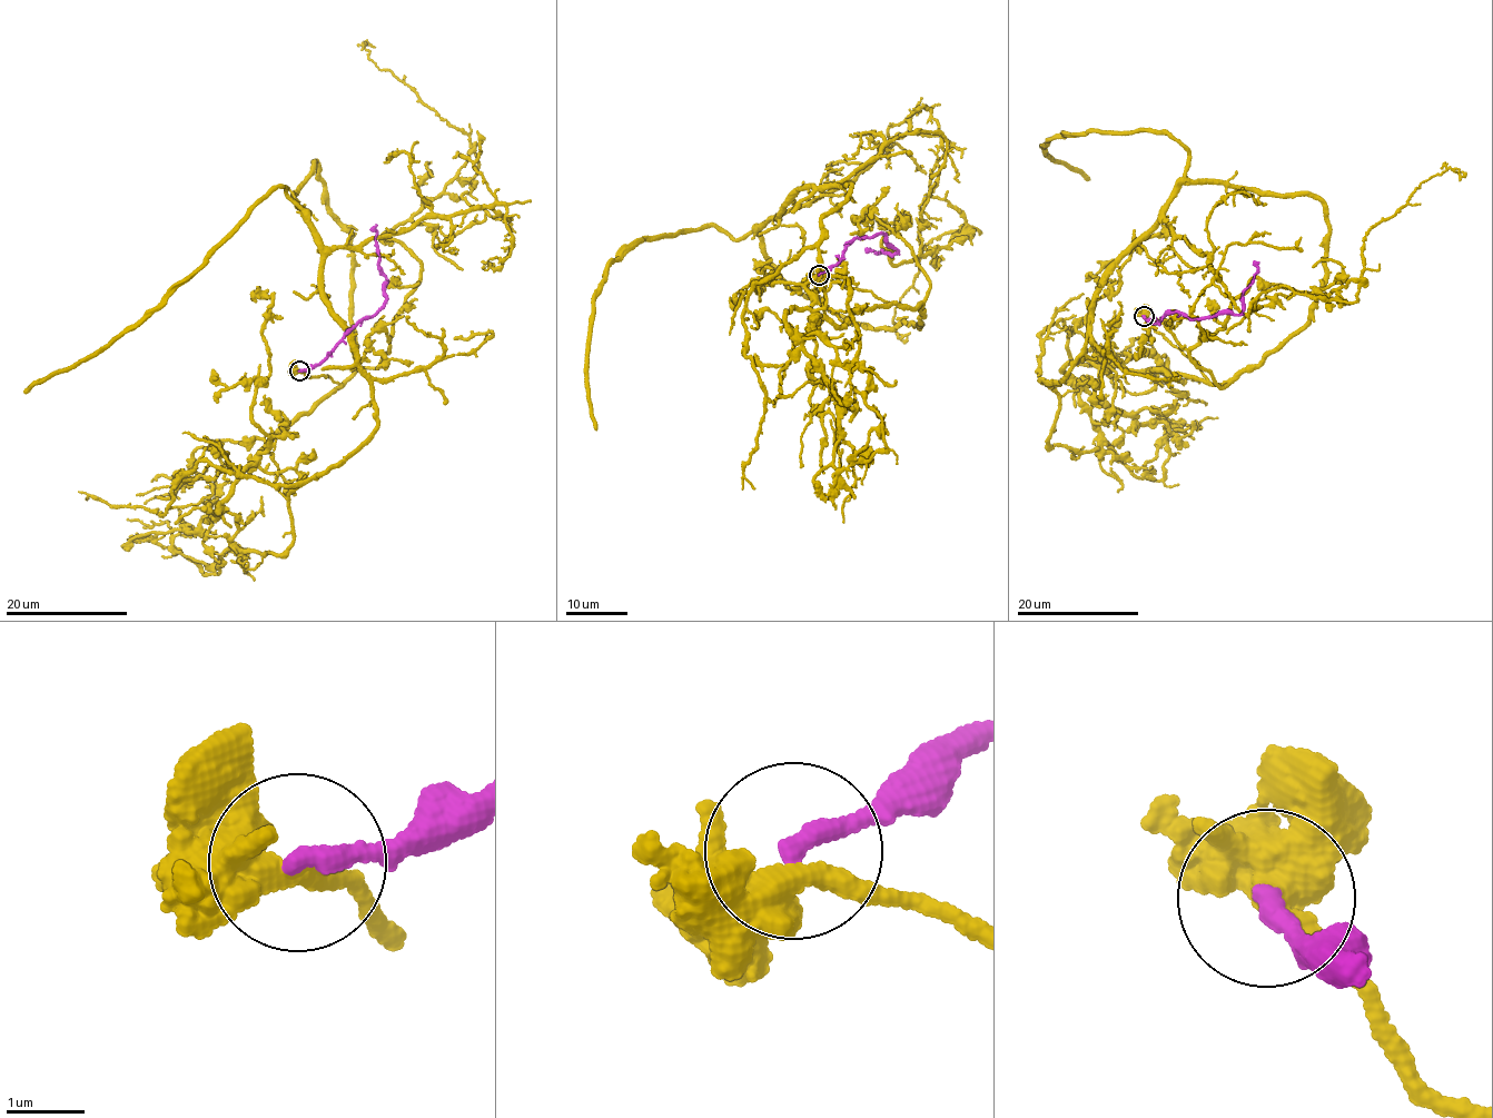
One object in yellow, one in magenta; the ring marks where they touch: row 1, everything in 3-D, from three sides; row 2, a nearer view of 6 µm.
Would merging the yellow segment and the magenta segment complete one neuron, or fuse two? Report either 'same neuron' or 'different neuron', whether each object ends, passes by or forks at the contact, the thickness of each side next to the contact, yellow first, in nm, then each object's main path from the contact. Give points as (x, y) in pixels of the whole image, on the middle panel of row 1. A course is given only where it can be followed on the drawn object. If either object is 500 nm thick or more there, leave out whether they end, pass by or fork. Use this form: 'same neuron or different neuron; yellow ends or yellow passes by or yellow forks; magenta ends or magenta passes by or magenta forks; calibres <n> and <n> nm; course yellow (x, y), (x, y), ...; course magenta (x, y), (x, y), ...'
different neuron; yellow passes by; magenta ends; calibres 480 and 280 nm; course yellow (818, 275), (919, 304), (918, 327), (803, 297), (752, 231), (639, 240), (596, 290), (596, 429); course magenta (818, 274), (840, 261), (854, 239), (882, 234), (898, 251), (891, 254), (869, 249)

